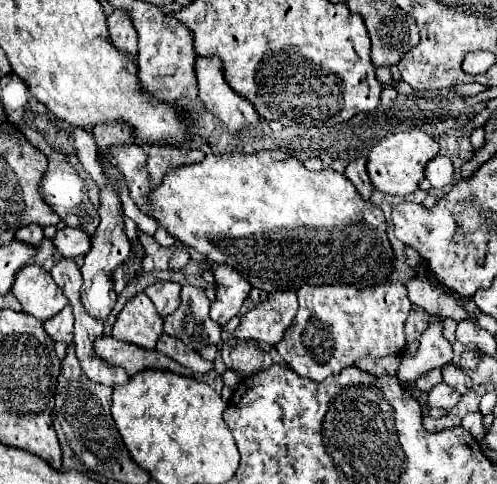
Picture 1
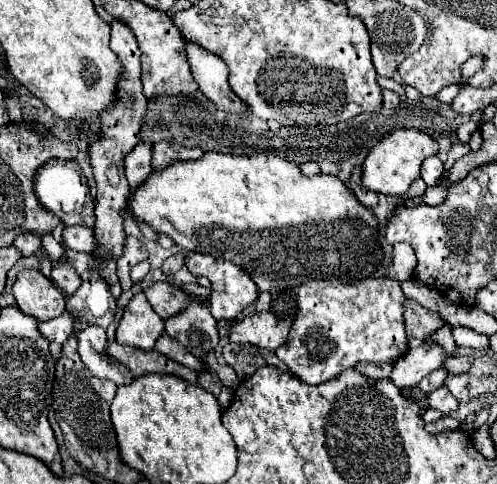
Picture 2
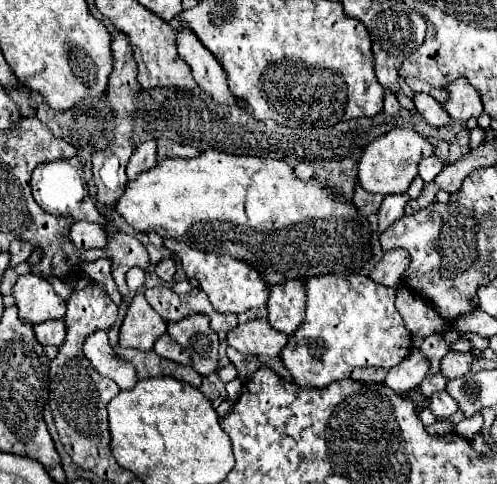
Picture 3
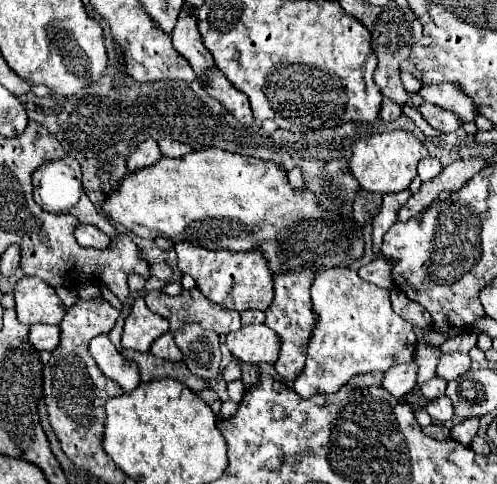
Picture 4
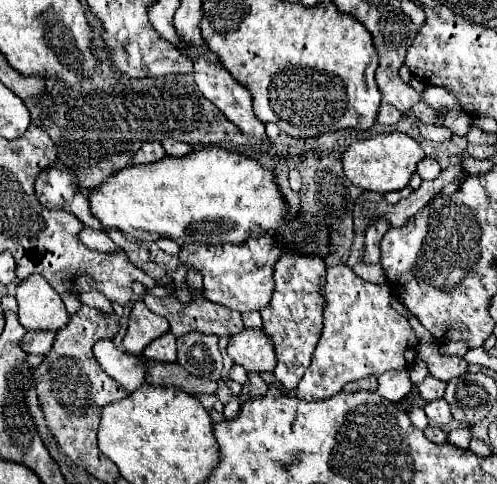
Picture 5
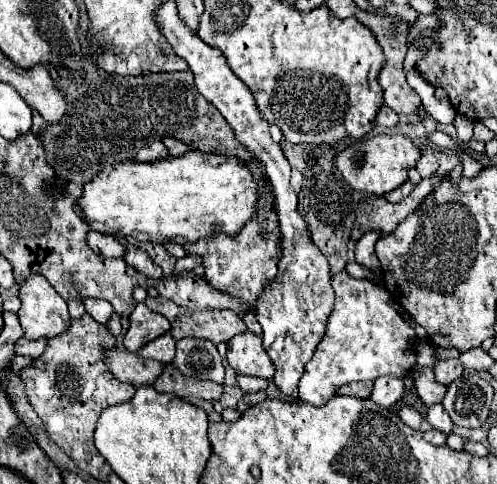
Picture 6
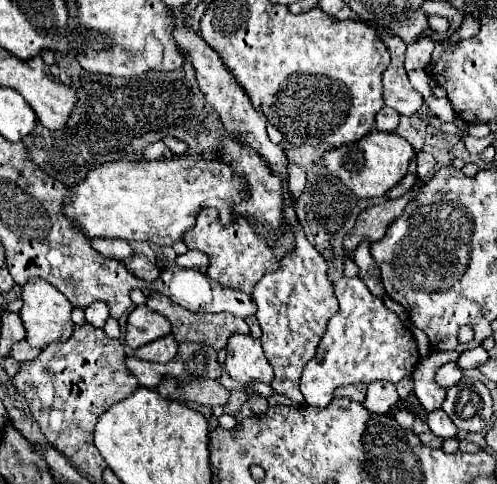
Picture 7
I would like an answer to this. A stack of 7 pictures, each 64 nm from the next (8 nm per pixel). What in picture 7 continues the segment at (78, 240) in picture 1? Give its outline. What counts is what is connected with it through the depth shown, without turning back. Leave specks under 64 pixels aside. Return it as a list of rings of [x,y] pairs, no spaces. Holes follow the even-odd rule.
[[[112,238],[112,240],[90,240],[90,244],[92,244],[92,248],[96,252],[100,252],[106,258],[124,260],[126,256],[132,254],[130,244],[126,240],[120,240],[120,238]]]

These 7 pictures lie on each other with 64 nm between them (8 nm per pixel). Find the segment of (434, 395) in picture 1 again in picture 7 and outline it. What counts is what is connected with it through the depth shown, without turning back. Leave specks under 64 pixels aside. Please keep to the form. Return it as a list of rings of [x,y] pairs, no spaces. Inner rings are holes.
[[[436,408],[436,412],[430,412],[428,418],[426,418],[426,422],[428,422],[430,430],[436,436],[444,438],[444,440],[446,438],[456,438],[456,434],[458,434],[458,428],[454,426],[454,422],[446,416],[446,412],[442,408]]]

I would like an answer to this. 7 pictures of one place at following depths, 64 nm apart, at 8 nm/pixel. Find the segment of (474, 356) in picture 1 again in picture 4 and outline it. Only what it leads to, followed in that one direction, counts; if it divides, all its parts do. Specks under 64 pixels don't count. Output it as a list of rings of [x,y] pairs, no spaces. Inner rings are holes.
[[[454,352],[454,354],[444,354],[440,358],[436,376],[444,378],[444,380],[454,380],[454,378],[462,376],[468,370],[470,370],[470,356],[468,354]]]

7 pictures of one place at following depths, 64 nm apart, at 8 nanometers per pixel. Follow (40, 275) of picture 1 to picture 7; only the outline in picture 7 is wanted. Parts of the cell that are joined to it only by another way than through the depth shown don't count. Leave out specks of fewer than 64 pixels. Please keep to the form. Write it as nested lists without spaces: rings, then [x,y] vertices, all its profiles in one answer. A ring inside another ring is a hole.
[[[30,280],[26,286],[22,286],[22,300],[24,306],[20,310],[20,318],[22,324],[26,328],[26,342],[36,346],[36,348],[44,348],[52,342],[60,342],[60,340],[68,340],[72,330],[74,330],[74,322],[70,320],[70,312],[72,312],[72,304],[46,280]]]

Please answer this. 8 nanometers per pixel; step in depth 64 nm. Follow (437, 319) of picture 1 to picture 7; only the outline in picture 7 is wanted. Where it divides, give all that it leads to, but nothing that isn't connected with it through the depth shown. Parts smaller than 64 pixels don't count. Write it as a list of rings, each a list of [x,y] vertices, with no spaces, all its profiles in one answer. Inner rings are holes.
[[[380,380],[380,382],[372,382],[372,384],[368,386],[364,406],[366,406],[370,412],[384,414],[384,412],[388,412],[398,400],[400,400],[400,396],[398,396],[398,392],[396,392],[396,384],[388,382],[388,380]]]

